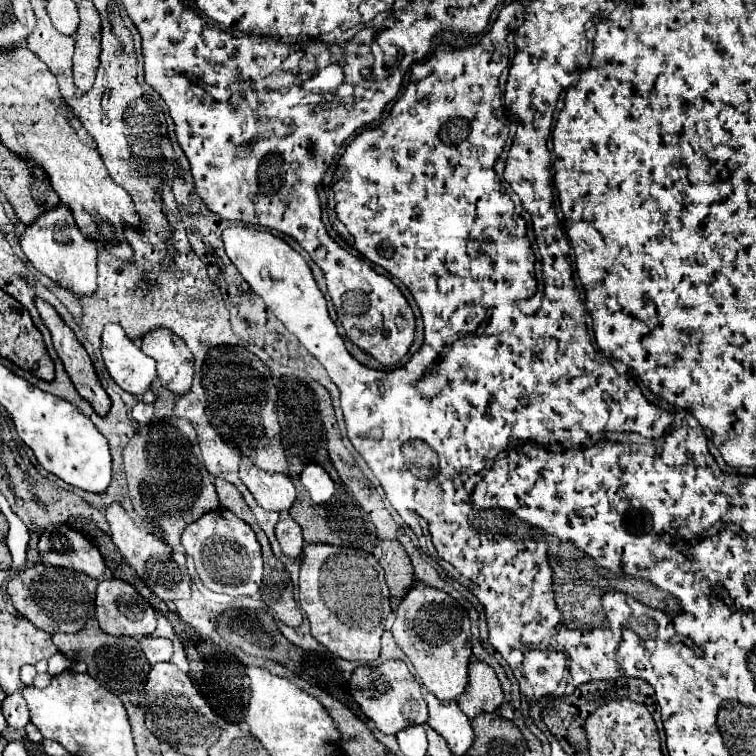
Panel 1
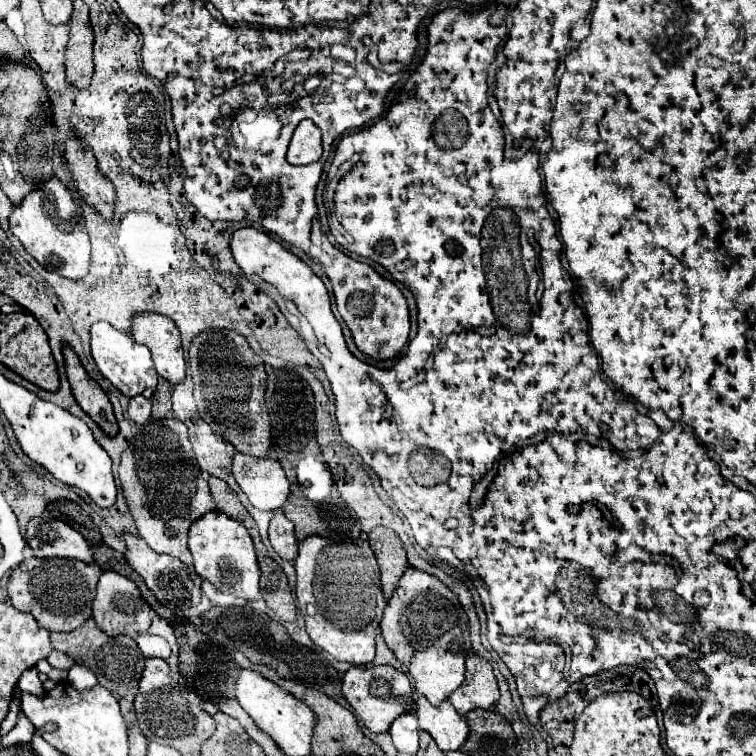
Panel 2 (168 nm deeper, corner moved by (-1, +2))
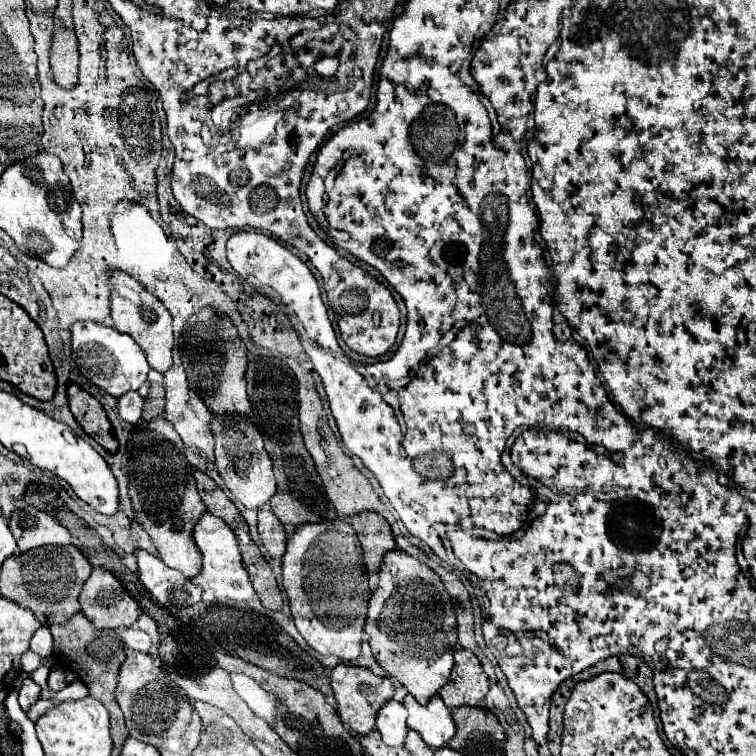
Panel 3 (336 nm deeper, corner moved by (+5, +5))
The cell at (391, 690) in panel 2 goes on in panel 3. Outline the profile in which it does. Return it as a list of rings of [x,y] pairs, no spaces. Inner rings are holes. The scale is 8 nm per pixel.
[[[338,664],[330,674],[330,686],[338,704],[340,720],[356,734],[368,734],[374,730],[376,712],[394,696],[394,686],[388,678],[380,678],[362,666]]]

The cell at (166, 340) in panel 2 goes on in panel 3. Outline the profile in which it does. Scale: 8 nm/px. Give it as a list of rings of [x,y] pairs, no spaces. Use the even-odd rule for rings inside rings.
[[[110,272],[112,292],[110,292],[110,316],[114,320],[114,328],[130,334],[136,344],[144,350],[146,360],[152,370],[166,372],[172,366],[172,316],[164,308],[164,304],[152,296],[138,280],[128,276],[126,272]]]

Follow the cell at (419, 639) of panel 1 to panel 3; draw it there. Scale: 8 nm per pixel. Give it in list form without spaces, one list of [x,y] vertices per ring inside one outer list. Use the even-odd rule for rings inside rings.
[[[402,550],[384,554],[380,584],[370,596],[364,630],[370,634],[370,648],[376,662],[422,706],[446,684],[454,666],[452,654],[458,640],[456,616],[444,584],[424,562]]]

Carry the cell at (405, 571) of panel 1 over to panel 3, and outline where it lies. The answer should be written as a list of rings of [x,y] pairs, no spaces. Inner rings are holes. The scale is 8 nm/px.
[[[364,510],[350,516],[350,524],[358,534],[360,546],[364,550],[364,566],[370,578],[370,590],[374,590],[378,586],[378,566],[384,552],[396,548],[390,524],[378,512],[372,510]]]

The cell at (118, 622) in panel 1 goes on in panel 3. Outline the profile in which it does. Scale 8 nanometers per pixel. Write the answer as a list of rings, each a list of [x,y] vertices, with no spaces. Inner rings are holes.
[[[94,568],[78,600],[82,606],[82,614],[98,630],[132,626],[140,616],[140,608],[134,598],[122,588],[114,574],[104,568]]]

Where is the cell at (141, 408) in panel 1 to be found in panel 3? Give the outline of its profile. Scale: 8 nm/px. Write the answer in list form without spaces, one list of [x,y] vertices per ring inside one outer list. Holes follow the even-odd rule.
[[[126,392],[118,398],[118,412],[126,422],[138,422],[142,416],[142,396],[138,392]]]

